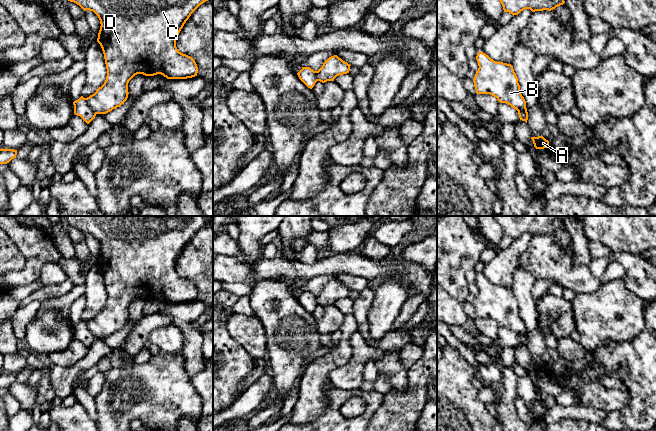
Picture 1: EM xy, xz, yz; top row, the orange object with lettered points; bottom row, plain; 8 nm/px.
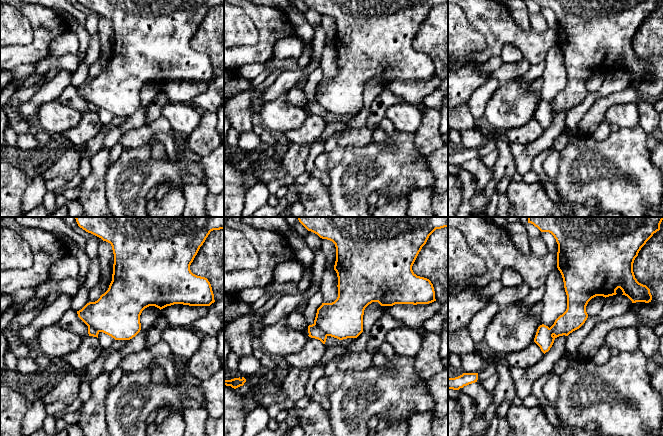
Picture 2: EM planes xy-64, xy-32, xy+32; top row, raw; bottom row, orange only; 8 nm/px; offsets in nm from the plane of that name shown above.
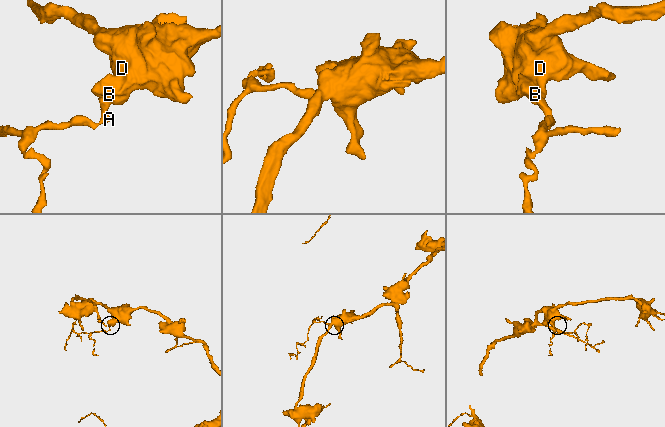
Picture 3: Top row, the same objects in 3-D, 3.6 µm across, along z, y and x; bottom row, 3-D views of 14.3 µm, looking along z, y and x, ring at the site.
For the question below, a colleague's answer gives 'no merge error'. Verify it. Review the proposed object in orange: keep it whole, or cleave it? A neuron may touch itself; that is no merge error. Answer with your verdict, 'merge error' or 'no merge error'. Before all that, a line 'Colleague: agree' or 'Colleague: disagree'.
Colleague: disagree
merge error

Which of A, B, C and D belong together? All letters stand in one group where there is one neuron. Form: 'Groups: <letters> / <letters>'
Groups: A / B C D

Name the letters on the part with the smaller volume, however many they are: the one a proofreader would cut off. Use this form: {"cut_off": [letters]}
{"cut_off": ["A"]}

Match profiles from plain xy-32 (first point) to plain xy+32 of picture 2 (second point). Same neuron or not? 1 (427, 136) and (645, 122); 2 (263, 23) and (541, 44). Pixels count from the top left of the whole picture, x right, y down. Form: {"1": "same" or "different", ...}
{"1": "same", "2": "same"}

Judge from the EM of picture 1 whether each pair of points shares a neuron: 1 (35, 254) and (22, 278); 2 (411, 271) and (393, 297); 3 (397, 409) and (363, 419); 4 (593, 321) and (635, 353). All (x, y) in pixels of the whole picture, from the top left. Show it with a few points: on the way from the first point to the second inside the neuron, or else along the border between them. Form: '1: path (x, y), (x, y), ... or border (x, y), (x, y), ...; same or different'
1: path (35, 260), (33, 267), (28, 272); same
2: border (383, 279), (391, 277), (402, 278), (413, 293); different
3: border (383, 395), (383, 401), (369, 420); different
4: border (640, 331), (627, 340), (605, 341), (596, 347); different

